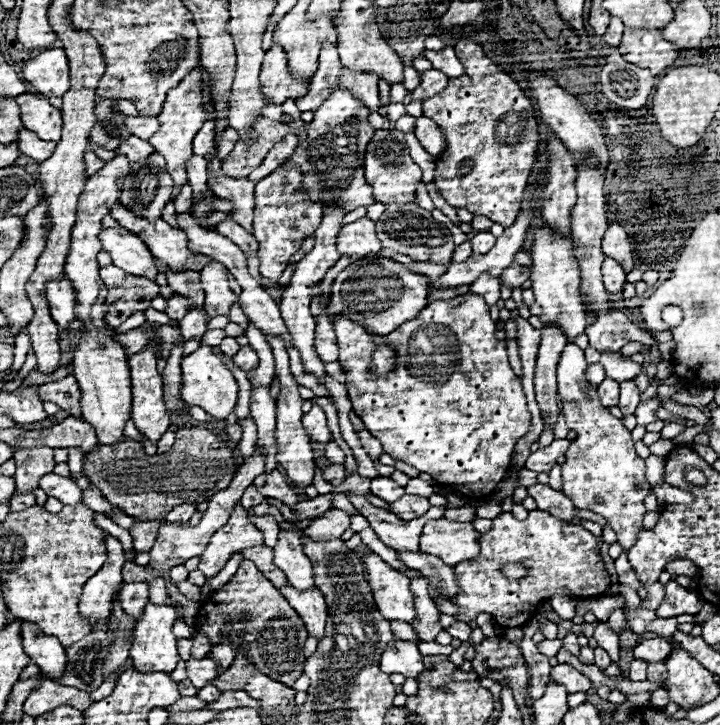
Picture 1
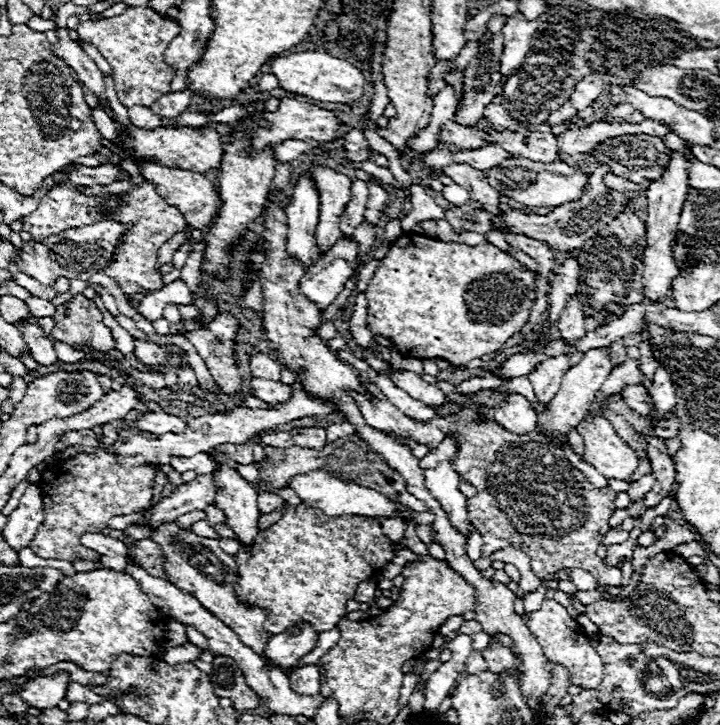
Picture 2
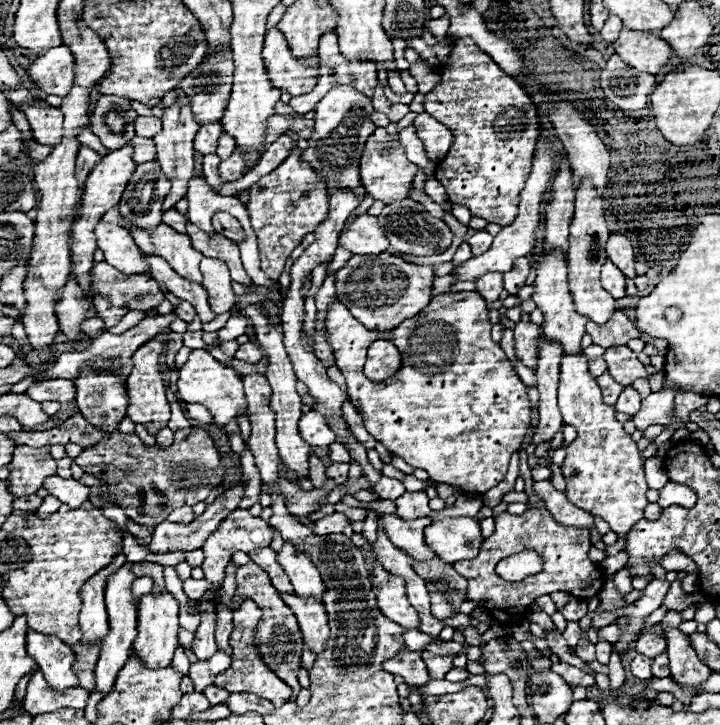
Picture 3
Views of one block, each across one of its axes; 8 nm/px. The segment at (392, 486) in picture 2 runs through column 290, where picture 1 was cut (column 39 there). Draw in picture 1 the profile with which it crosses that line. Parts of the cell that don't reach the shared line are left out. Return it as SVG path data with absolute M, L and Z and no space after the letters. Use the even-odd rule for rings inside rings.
M22 448L14 452L16 460L16 492L32 492L38 488L38 480L50 474L56 466L52 448Z

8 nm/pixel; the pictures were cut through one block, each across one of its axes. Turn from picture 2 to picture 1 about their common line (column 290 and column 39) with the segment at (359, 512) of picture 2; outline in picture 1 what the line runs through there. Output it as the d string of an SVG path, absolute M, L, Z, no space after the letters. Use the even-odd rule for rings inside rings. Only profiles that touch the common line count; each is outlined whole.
M46 474L40 478L38 488L42 488L48 496L62 500L62 504L78 504L82 500L82 490L70 476Z

